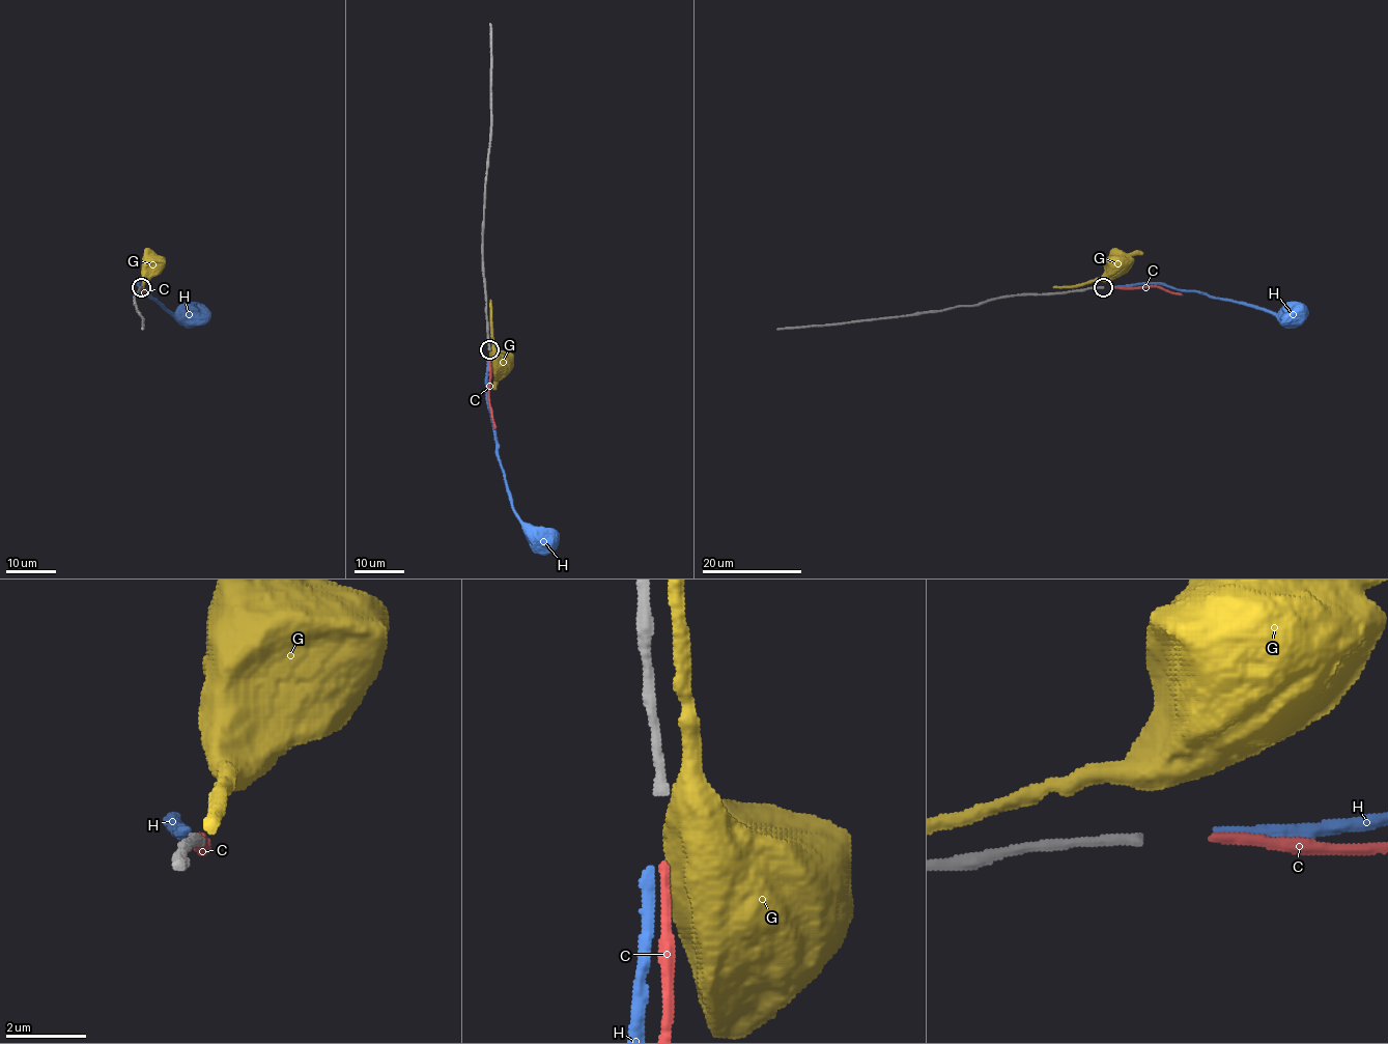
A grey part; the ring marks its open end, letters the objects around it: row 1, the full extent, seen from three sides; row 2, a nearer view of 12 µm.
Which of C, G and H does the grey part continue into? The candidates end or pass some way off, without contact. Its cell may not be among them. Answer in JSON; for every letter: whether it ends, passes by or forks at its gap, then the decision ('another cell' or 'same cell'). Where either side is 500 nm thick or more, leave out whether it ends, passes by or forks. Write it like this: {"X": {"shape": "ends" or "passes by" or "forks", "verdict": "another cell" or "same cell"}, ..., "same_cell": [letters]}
{"C": {"shape": "ends", "verdict": "same cell"}, "G": {"verdict": "another cell"}, "H": {"shape": "ends", "verdict": "another cell"}, "same_cell": ["C"]}

